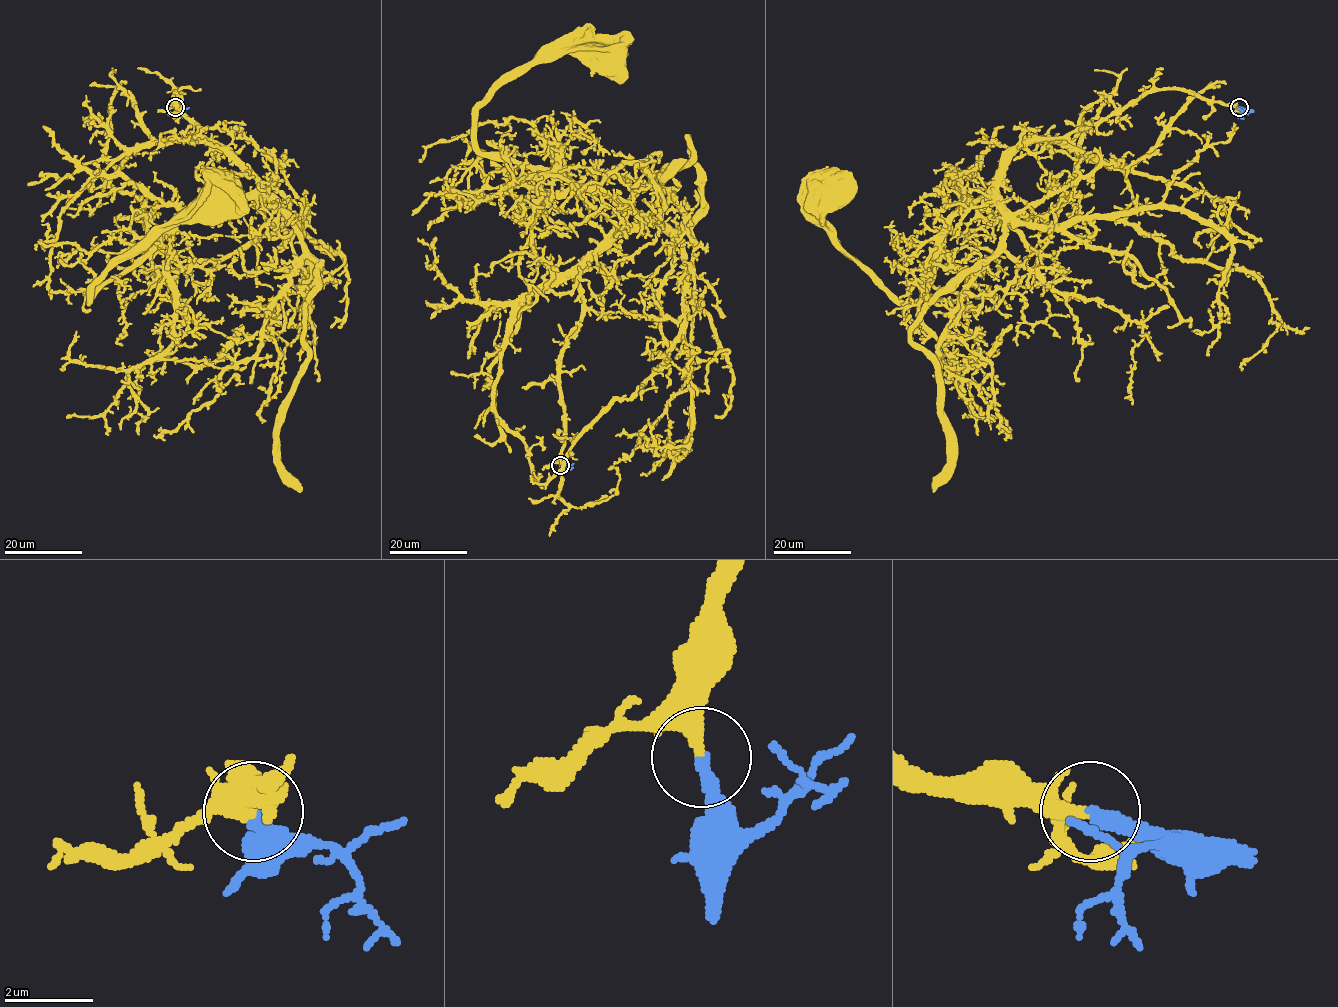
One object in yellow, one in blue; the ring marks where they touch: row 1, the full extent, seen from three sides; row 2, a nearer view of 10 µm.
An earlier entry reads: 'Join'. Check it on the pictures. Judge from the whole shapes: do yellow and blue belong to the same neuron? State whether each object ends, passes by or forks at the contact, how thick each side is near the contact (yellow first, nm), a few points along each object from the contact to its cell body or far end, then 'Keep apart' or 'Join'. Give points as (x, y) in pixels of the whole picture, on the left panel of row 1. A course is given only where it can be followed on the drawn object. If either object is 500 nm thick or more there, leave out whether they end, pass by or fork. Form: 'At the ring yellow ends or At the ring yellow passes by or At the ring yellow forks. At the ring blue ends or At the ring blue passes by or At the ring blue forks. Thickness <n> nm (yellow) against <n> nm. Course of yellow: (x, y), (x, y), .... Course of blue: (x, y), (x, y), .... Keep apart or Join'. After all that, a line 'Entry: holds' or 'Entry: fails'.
At the ring yellow ends. At the ring blue ends. Thickness 240 nm (yellow) against 260 nm. Course of yellow: (176, 107), (178, 89), (194, 138), (217, 142), (256, 188), (192, 209), (91, 302), (117, 262), (225, 193). Course of blue: (176, 107), (188, 119). Join
Entry: holds

